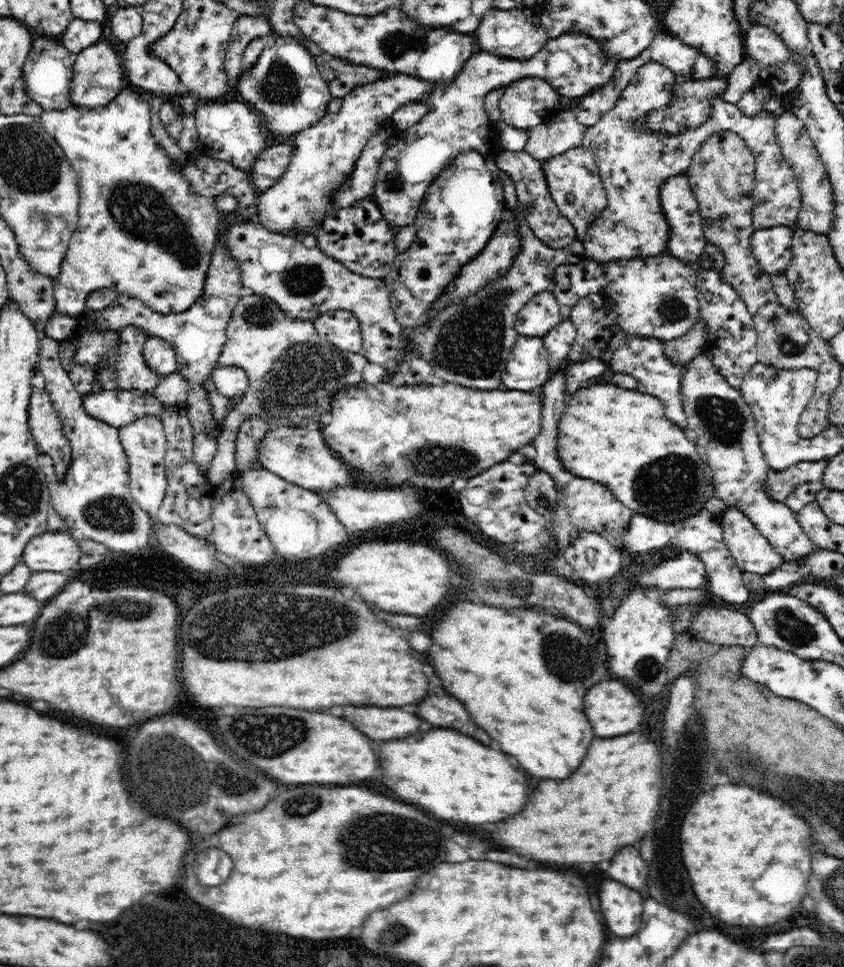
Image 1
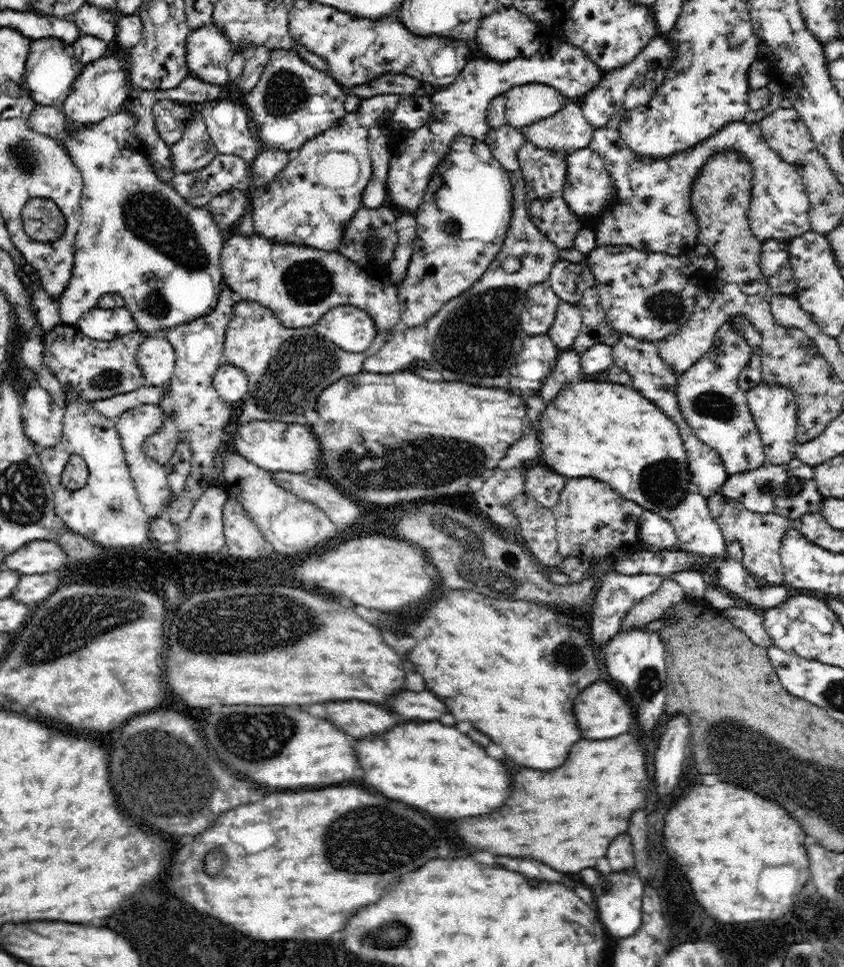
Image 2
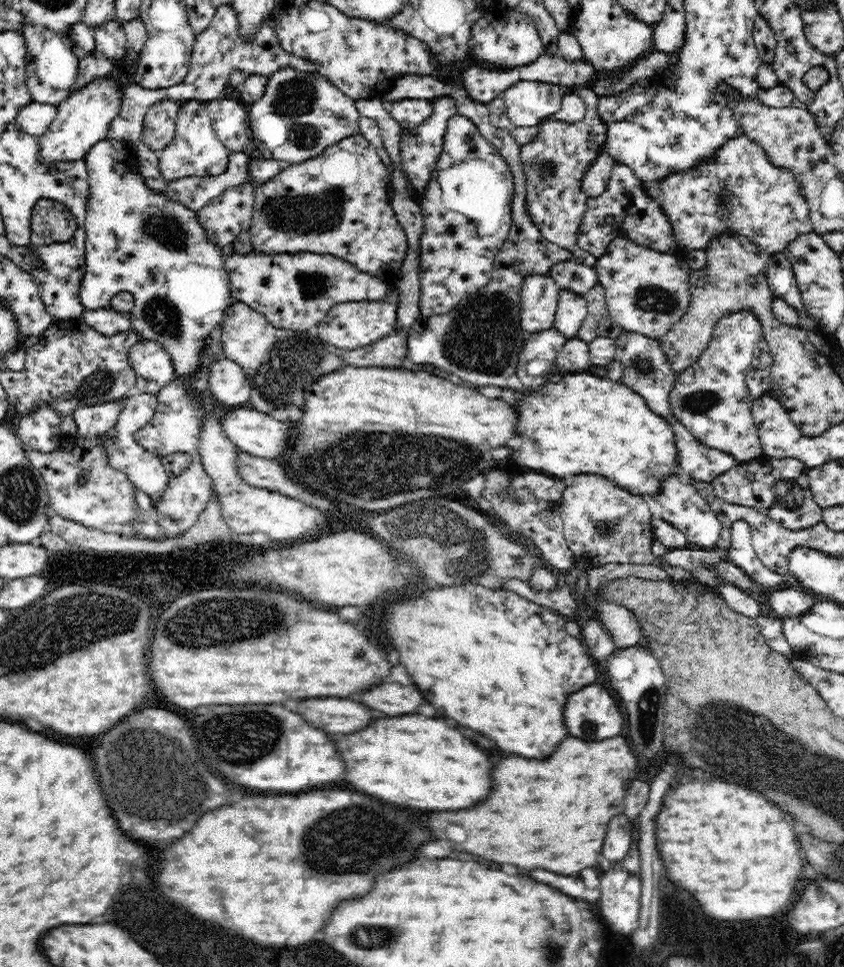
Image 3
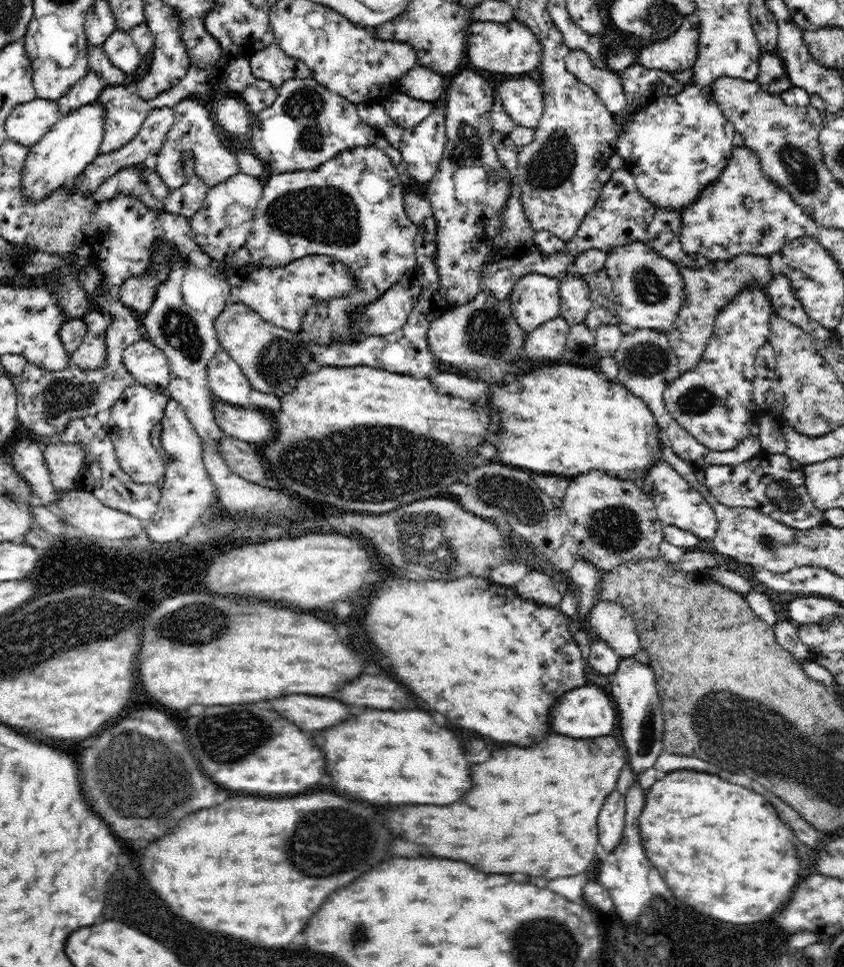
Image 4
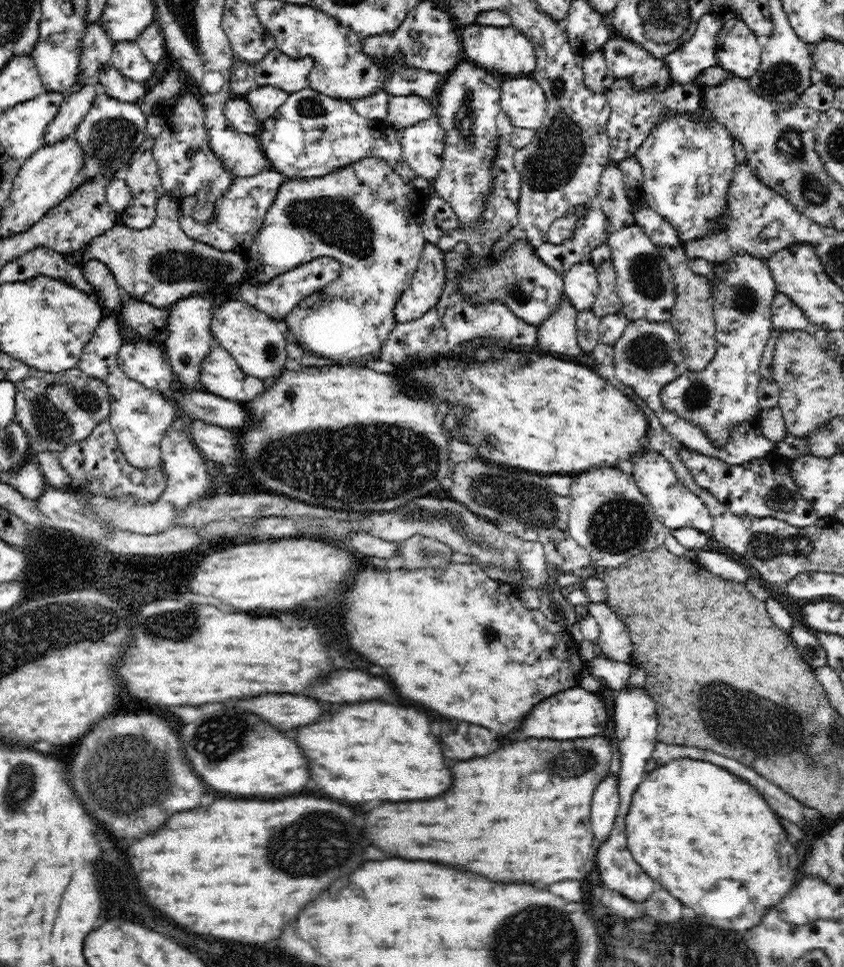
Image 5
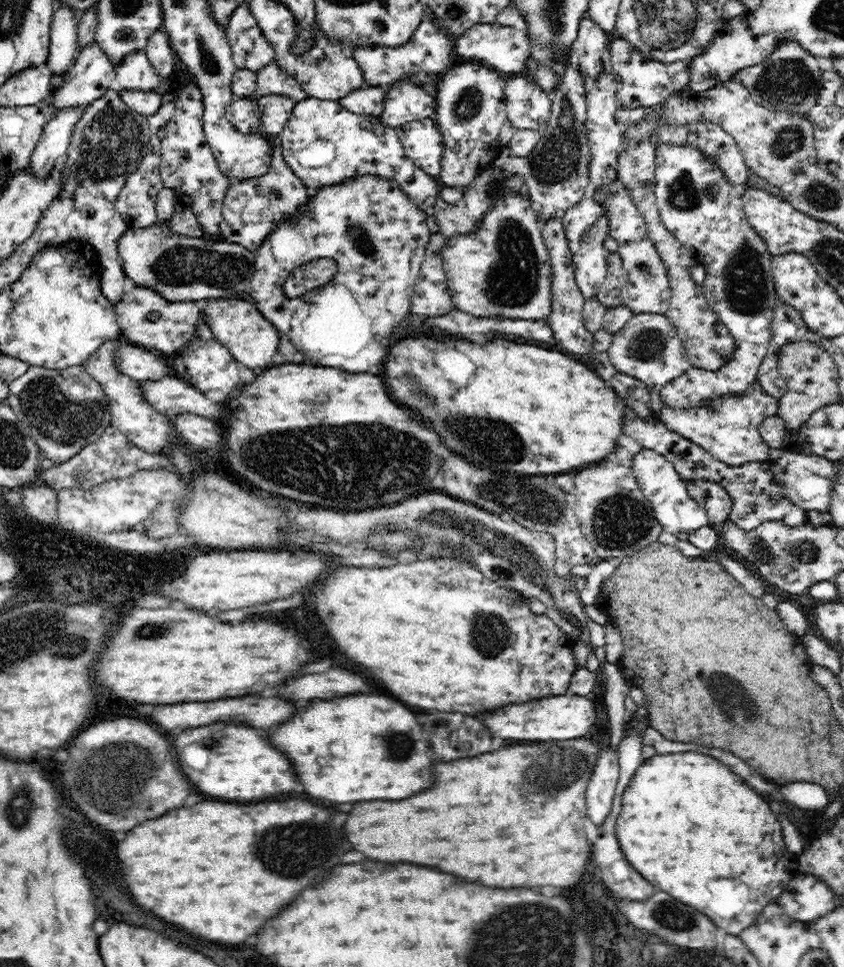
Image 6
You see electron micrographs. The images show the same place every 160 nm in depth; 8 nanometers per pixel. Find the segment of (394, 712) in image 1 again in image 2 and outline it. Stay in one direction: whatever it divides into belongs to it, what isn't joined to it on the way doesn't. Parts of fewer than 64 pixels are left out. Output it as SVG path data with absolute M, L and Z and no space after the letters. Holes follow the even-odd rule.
M330 702L328 720L354 738L366 738L376 732L386 732L396 726L396 716L390 710L368 702Z

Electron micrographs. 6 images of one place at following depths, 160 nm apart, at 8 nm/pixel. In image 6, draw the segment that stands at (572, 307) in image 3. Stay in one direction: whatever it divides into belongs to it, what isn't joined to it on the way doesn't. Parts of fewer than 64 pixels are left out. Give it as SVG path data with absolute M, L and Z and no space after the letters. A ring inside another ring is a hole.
M603 212L602 216L583 234L573 253L572 264L575 281L586 301L597 296L607 275L607 256L610 252L604 249L603 242L608 234L609 220Z

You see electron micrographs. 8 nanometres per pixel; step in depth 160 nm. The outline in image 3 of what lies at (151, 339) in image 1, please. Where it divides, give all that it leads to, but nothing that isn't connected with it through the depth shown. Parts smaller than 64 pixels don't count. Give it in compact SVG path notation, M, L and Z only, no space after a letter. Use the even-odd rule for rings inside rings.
M141 340L130 347L127 355L137 378L136 388L142 392L155 395L174 379L174 365L160 343Z

